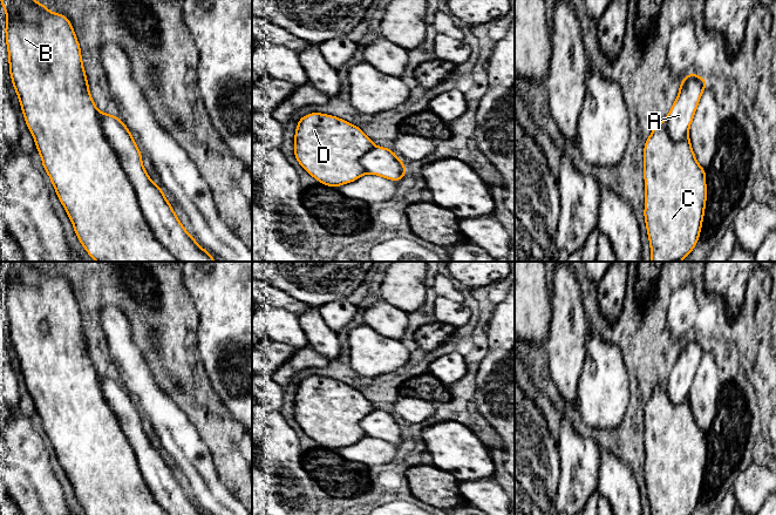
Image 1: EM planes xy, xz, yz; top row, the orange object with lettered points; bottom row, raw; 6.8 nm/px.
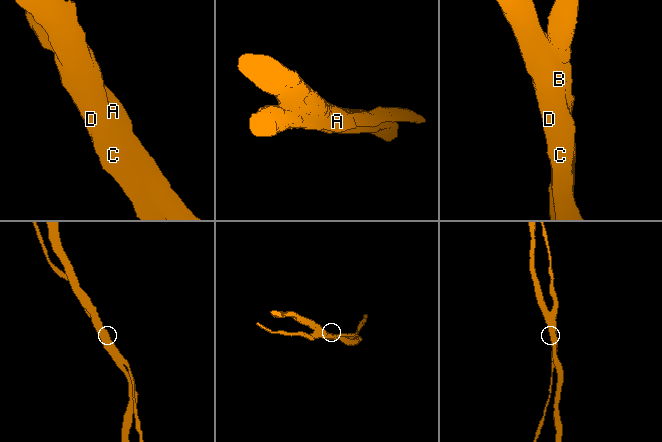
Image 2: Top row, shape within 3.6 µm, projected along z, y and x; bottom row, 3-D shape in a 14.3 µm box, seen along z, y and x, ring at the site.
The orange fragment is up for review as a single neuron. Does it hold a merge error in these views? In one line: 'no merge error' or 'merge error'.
merge error

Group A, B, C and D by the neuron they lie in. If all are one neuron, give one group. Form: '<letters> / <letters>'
A / B C D

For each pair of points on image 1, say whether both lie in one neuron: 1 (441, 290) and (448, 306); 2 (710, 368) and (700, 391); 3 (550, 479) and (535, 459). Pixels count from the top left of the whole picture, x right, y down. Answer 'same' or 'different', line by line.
1: different
2: same
3: same

